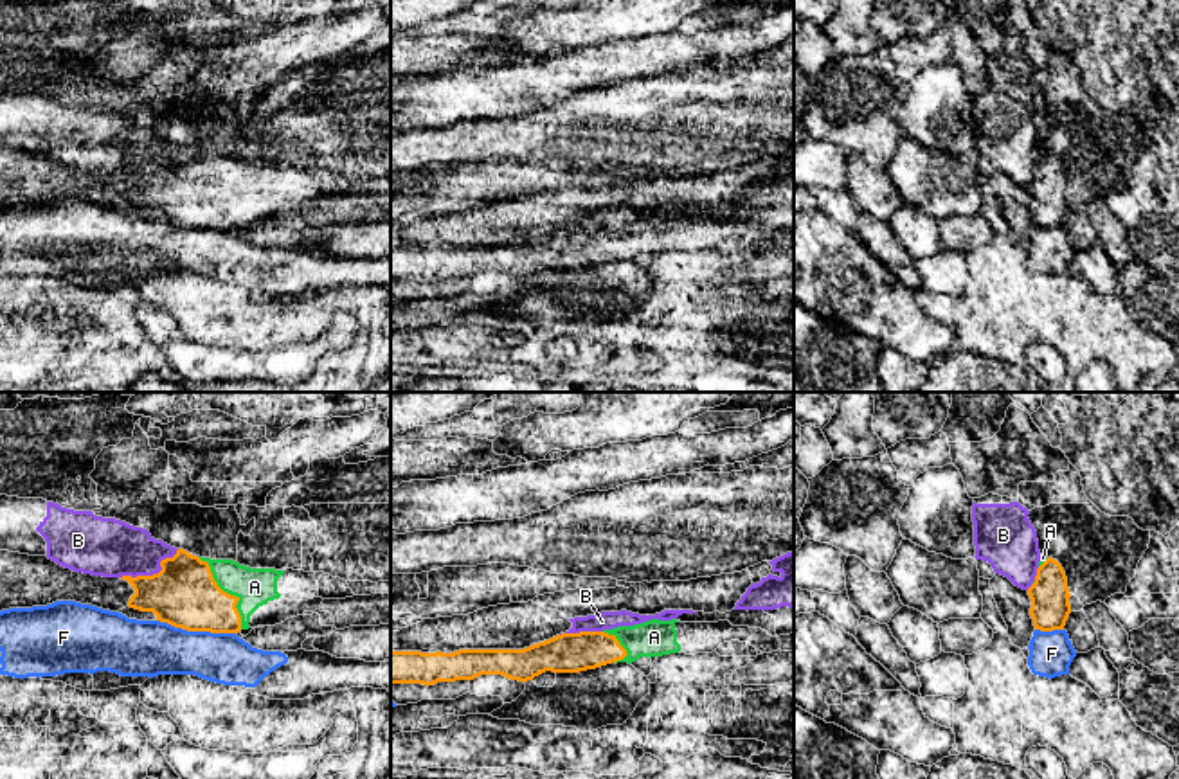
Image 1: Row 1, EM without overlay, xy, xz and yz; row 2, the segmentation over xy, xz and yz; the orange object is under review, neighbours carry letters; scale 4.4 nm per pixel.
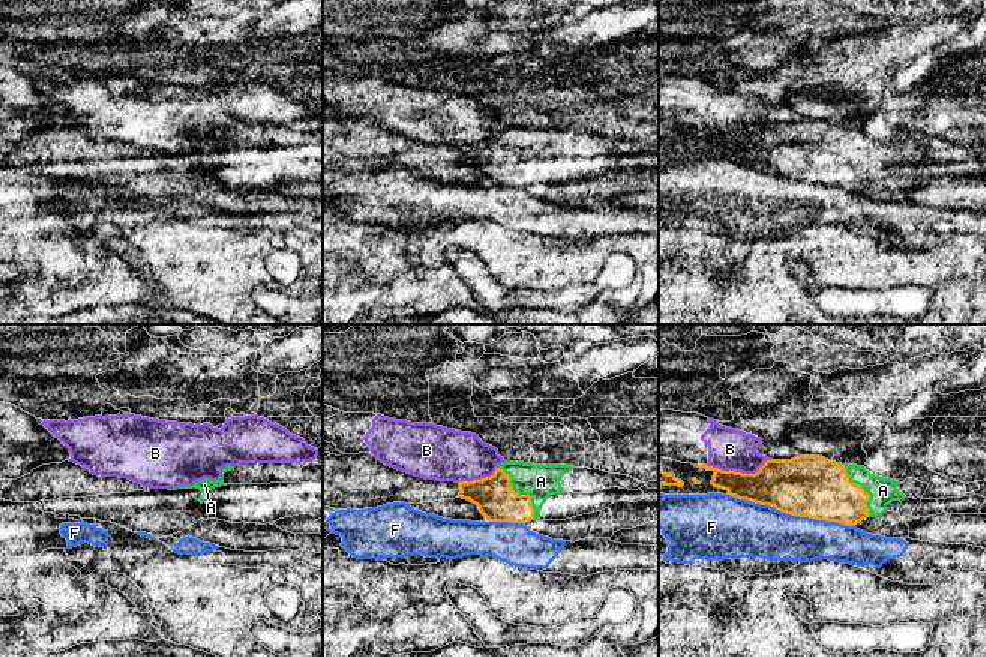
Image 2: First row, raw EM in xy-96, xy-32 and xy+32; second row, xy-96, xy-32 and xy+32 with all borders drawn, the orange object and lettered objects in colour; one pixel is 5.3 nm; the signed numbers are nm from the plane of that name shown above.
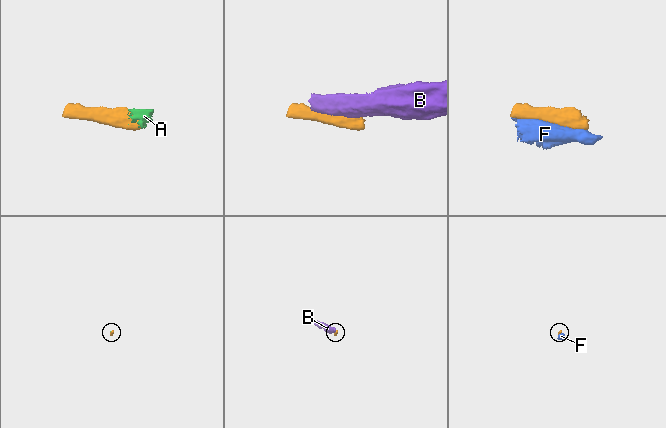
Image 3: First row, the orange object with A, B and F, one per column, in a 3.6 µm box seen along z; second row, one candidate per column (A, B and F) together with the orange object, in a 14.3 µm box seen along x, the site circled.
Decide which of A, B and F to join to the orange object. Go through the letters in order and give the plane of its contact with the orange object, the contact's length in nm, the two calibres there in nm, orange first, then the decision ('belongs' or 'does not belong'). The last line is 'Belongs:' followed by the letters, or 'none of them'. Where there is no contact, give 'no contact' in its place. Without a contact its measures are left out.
A: meets orange in xy; contact 380 nm long; 300 nm thick on the orange side, 170 nm on the other; belongs
B: meets orange in xy; contact 300 nm long; 300 nm thick on the orange side, 260 nm on the other; does not belong
F: meets orange in xy; contact 360 nm long; 300 nm thick on the orange side, 260 nm on the other; does not belong
Belongs: A

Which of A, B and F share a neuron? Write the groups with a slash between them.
A / B / F

